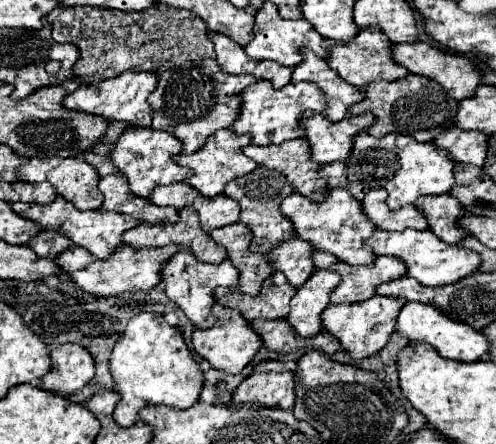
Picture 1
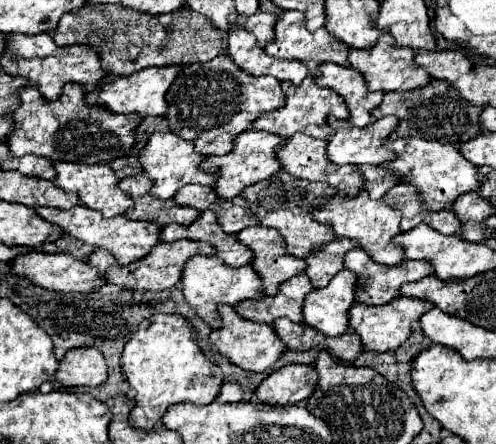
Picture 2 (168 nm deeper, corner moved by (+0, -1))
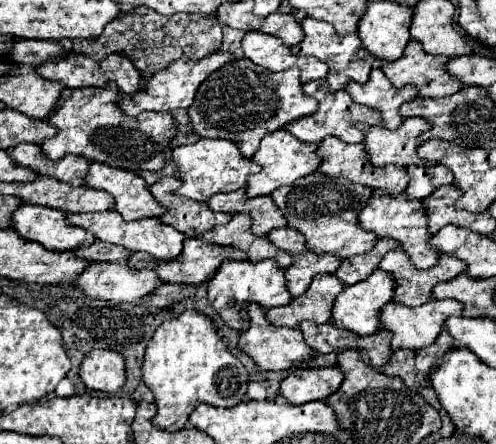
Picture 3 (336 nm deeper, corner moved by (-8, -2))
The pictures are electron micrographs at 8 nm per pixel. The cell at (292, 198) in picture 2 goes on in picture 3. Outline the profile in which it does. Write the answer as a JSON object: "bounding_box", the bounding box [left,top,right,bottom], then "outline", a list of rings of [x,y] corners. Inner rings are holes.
{"bounding_box":[272,173,376,259],"outline":[[[312,173],[296,181],[296,185],[280,187],[272,193],[274,203],[280,207],[282,215],[288,219],[288,225],[298,229],[308,243],[308,249],[314,253],[332,253],[342,259],[368,253],[376,245],[376,235],[364,231],[360,223],[356,223],[356,215],[364,203],[372,197],[370,187],[352,183],[344,177],[328,177],[324,173]]]}

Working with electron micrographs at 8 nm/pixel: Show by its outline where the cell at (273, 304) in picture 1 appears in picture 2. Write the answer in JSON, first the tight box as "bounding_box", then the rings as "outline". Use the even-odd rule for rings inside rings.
{"bounding_box":[234,274,312,324],"outline":[[[304,274],[292,276],[288,282],[280,284],[276,296],[264,296],[260,300],[244,300],[234,310],[252,322],[272,324],[274,320],[286,316],[292,322],[302,322],[302,304],[304,296],[312,290],[310,280]]]}

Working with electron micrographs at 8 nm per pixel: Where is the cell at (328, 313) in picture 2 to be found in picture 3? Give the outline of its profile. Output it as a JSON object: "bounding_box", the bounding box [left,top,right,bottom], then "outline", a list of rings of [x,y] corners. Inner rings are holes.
{"bounding_box":[332,269,396,337],"outline":[[[380,269],[374,271],[366,281],[360,281],[356,285],[346,287],[336,297],[336,303],[332,309],[332,323],[340,329],[354,331],[362,337],[374,335],[380,329],[380,309],[394,299],[394,287],[396,287],[396,283],[394,283],[392,275],[388,275],[386,271],[380,271]]]}

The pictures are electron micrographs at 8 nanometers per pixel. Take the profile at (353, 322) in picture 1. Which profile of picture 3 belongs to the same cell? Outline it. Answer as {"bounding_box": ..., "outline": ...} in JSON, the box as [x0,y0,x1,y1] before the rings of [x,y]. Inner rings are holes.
{"bounding_box":[380,299,464,351],"outline":[[[432,299],[420,307],[406,307],[406,305],[400,305],[400,303],[388,303],[382,307],[382,313],[380,313],[380,321],[382,321],[382,327],[392,331],[392,349],[398,351],[398,349],[422,349],[422,347],[428,347],[436,341],[436,337],[442,333],[444,329],[444,323],[448,317],[456,315],[460,317],[464,311],[464,305],[456,299]]]}

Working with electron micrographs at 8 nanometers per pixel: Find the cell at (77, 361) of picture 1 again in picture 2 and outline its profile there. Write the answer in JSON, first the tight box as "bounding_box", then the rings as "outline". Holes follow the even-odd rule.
{"bounding_box":[54,348,106,386],"outline":[[[72,348],[54,374],[60,386],[98,386],[106,380],[106,364],[96,348]]]}

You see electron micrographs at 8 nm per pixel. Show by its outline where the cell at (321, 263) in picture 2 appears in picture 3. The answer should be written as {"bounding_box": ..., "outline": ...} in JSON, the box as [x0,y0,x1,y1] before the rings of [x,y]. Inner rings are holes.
{"bounding_box":[334,239,400,285],"outline":[[[378,239],[376,247],[366,253],[366,255],[354,255],[352,259],[344,259],[340,269],[334,273],[336,277],[340,277],[340,281],[344,285],[356,285],[364,279],[368,279],[368,275],[372,275],[372,271],[378,269],[380,259],[388,253],[398,249],[400,245],[394,239]]]}

